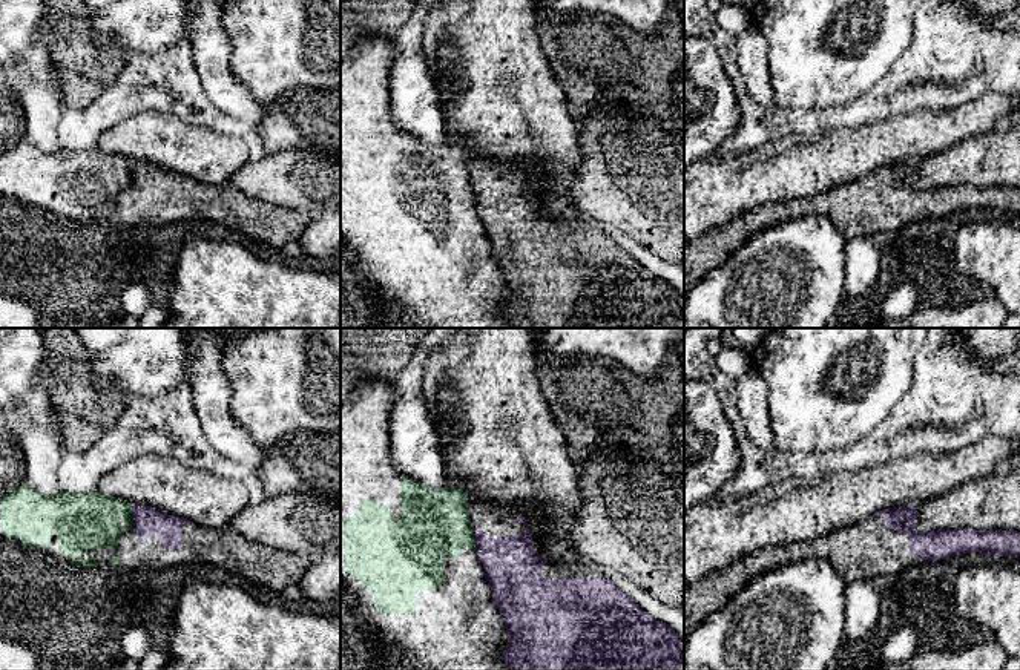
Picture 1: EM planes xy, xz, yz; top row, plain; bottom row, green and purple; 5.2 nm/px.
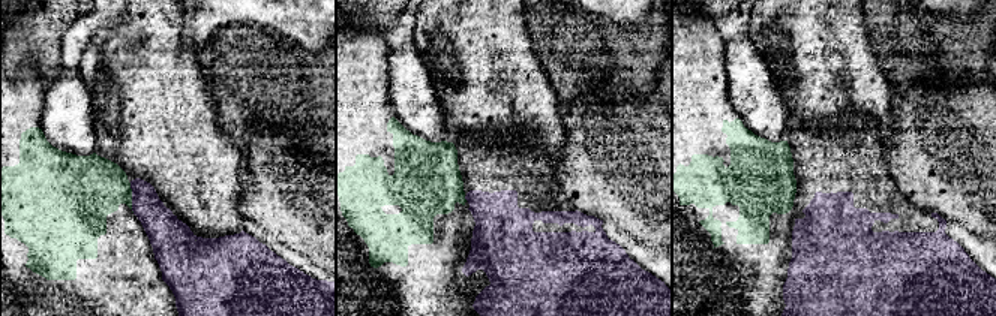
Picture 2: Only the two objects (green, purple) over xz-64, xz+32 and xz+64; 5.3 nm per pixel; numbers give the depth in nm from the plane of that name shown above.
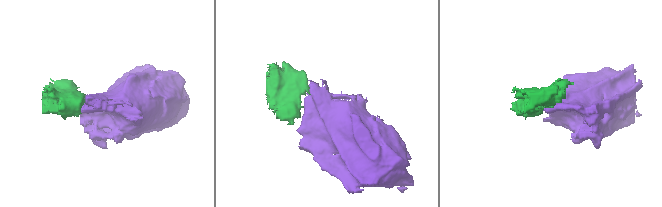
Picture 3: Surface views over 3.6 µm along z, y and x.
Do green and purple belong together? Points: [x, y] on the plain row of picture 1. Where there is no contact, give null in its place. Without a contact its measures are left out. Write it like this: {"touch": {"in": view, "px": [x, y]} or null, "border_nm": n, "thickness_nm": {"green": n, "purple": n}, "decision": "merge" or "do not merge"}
{"touch": {"in": "xz", "px": [474, 201]}, "border_nm": 130, "thickness_nm": {"green": 380, "purple": 300}, "decision": "do not merge"}

